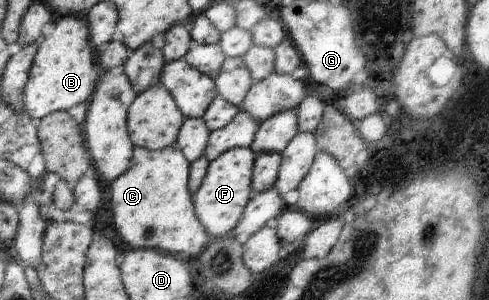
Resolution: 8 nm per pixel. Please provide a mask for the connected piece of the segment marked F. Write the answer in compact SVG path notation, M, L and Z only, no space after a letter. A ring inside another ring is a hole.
M234 148L218 156L210 165L200 189L194 194L195 210L212 238L224 238L239 225L254 195L252 187L255 161L259 153L252 148Z

